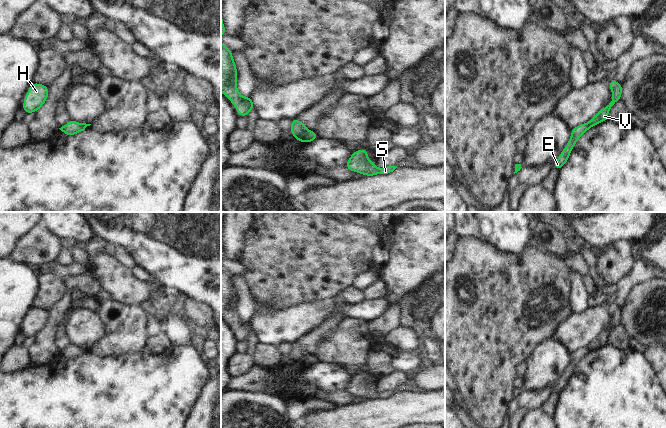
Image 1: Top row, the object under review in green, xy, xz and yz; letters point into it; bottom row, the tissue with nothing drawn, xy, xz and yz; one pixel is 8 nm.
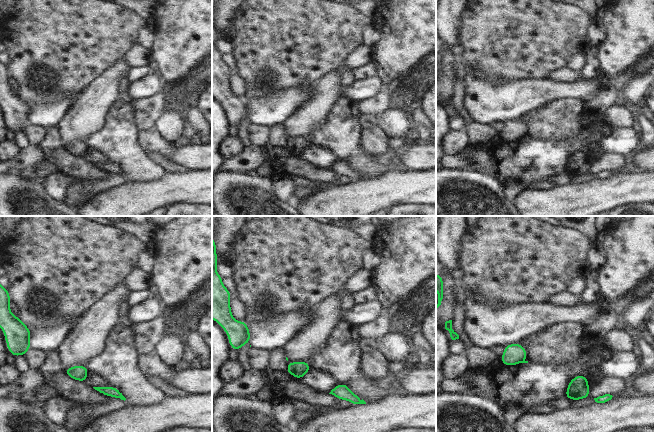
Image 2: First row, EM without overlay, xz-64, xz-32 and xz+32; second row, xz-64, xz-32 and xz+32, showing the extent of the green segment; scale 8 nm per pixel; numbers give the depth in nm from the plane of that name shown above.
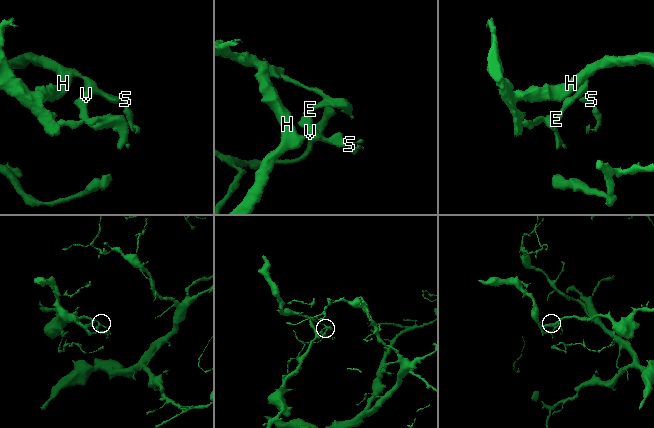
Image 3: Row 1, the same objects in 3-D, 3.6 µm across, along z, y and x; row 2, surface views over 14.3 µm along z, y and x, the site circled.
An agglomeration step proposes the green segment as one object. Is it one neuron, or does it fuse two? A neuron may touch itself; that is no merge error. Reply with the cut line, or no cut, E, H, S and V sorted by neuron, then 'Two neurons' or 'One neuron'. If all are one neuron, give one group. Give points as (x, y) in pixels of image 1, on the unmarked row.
Split along xz (306, 353), (295, 361). Groups: E / H S V. Two neurons.

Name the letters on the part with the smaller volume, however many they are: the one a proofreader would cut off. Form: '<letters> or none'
E

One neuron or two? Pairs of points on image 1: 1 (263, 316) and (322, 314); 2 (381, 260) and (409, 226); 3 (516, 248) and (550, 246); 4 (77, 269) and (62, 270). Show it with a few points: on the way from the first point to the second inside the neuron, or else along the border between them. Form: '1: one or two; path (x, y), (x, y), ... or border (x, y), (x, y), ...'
1: one; path (278, 317), (307, 317)
2: two; border (389, 250), (389, 260), (381, 269)
3: two; border (531, 227), (535, 245)
4: one; path (73, 269), (66, 270)

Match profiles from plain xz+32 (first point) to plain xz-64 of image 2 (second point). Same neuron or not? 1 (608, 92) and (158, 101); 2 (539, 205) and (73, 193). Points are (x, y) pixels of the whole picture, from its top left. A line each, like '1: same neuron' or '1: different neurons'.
1: same neuron
2: different neurons

